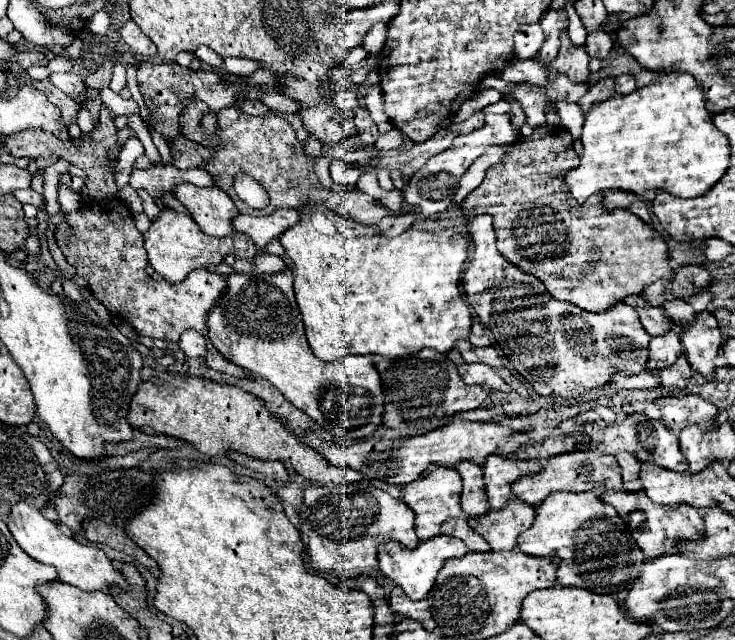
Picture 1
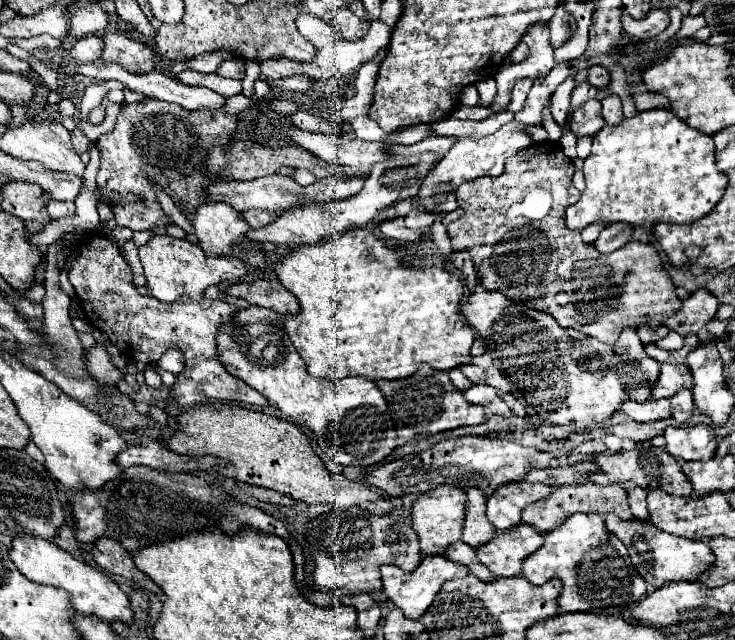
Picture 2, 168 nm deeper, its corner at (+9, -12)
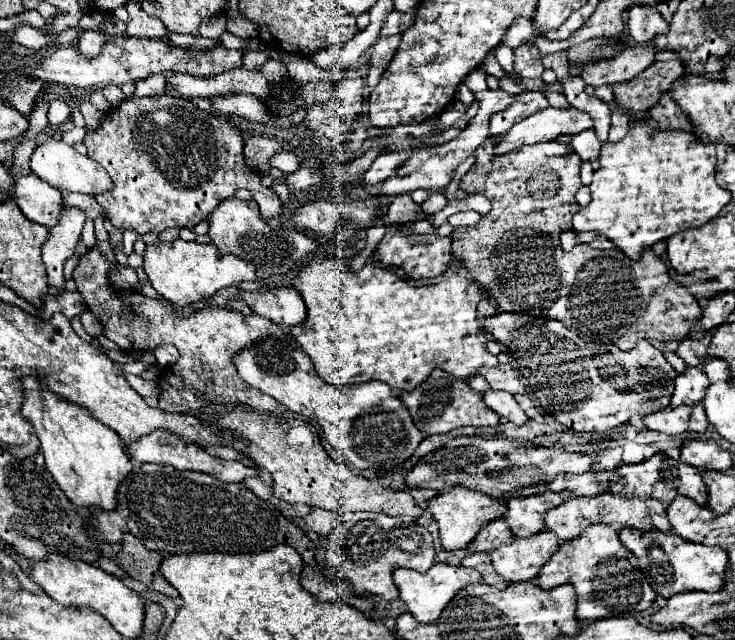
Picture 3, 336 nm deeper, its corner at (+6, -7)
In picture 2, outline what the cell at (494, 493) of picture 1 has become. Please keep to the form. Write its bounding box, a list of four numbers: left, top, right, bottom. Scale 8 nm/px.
[487,482,551,530]

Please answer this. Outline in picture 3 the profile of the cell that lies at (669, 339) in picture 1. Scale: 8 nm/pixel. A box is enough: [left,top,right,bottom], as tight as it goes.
[670,367,708,405]

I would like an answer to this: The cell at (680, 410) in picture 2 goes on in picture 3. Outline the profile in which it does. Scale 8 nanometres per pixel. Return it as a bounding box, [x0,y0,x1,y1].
[690,403,708,431]

